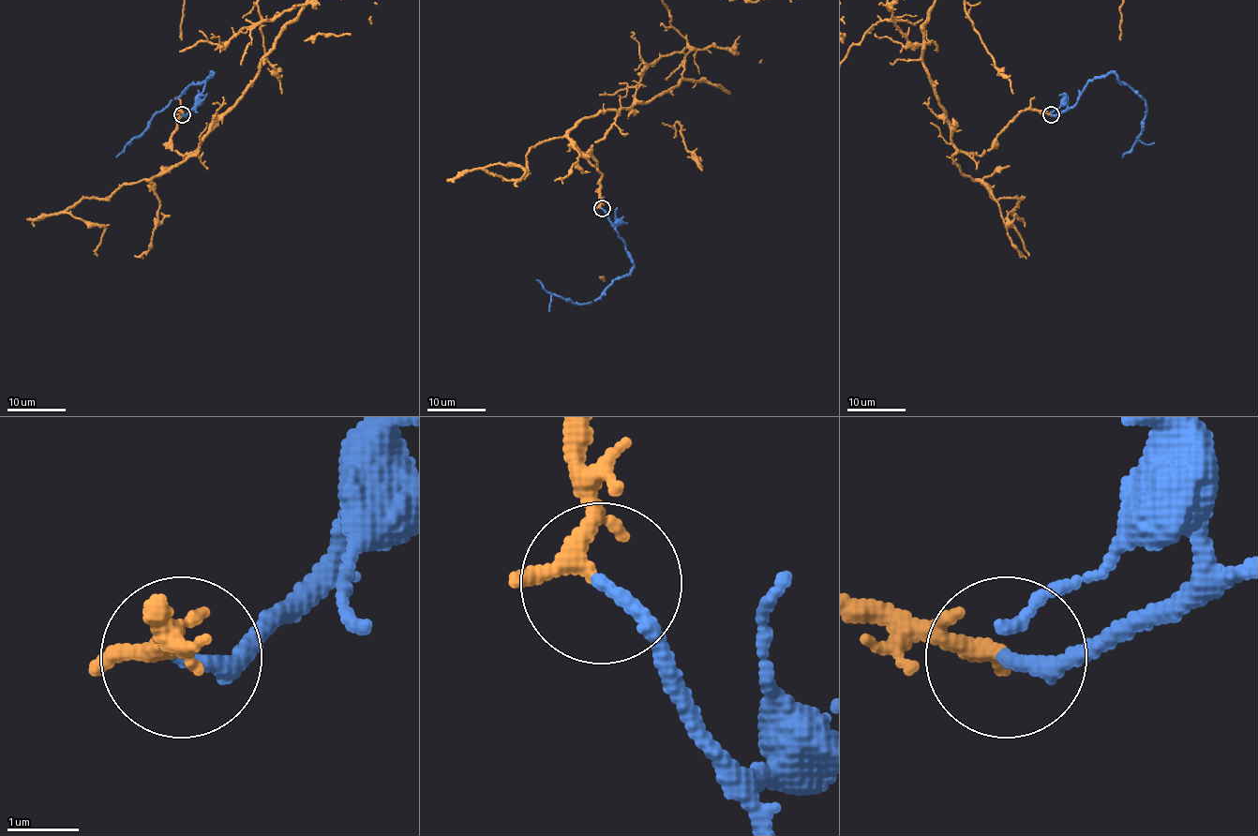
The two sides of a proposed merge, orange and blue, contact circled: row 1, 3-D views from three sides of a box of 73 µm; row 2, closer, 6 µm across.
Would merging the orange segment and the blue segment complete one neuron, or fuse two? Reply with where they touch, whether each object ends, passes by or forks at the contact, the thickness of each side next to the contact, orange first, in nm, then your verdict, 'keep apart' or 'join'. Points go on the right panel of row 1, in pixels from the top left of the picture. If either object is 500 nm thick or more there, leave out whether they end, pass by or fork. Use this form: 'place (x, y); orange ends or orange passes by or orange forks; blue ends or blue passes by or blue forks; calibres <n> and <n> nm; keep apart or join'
place (1051, 114); orange passes by; blue ends; calibres 220 and 200 nm; join

